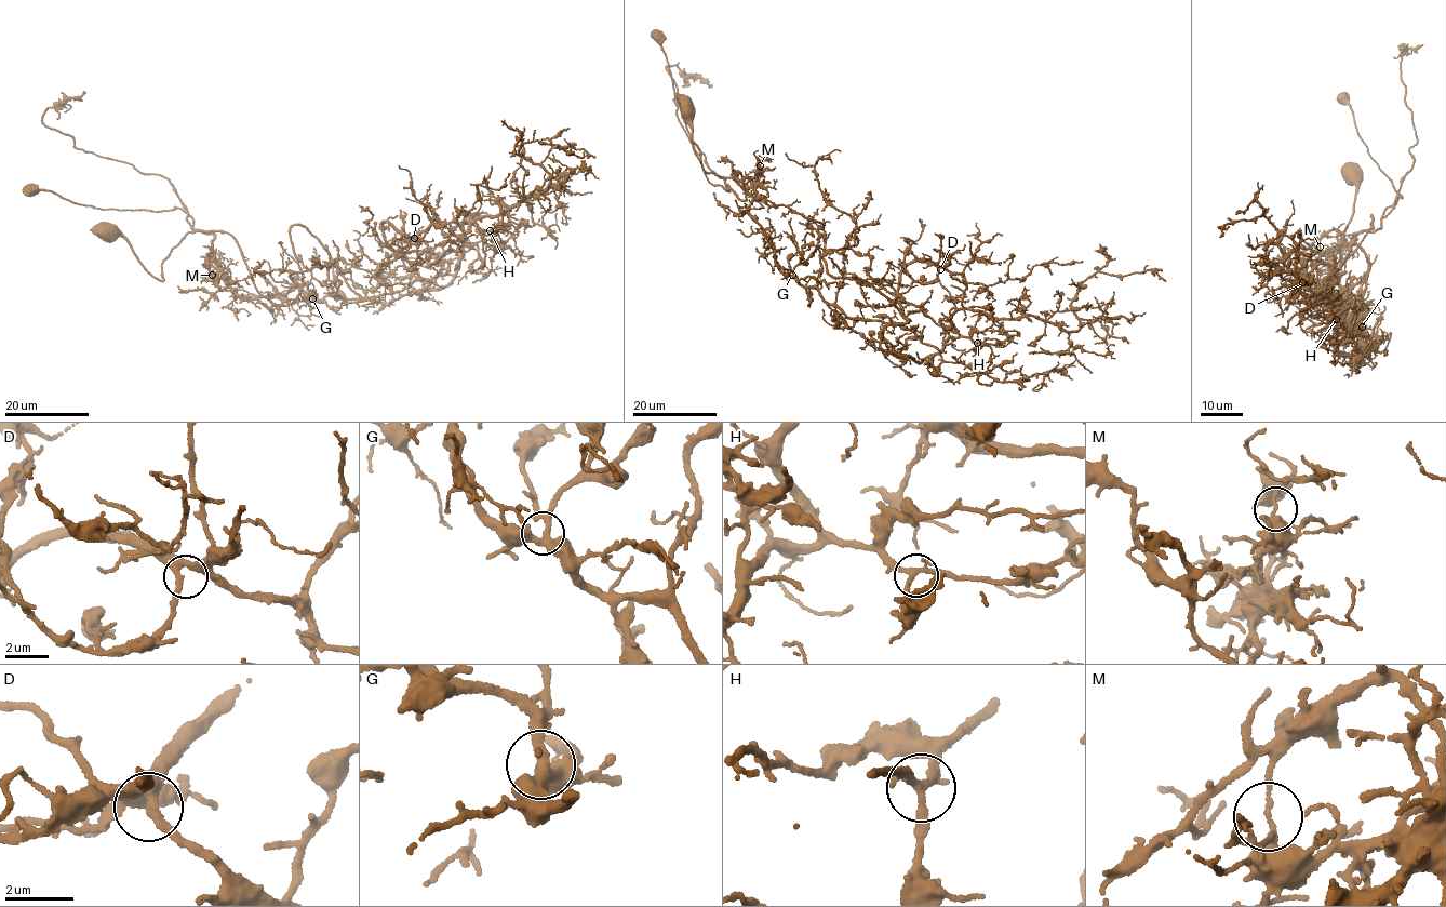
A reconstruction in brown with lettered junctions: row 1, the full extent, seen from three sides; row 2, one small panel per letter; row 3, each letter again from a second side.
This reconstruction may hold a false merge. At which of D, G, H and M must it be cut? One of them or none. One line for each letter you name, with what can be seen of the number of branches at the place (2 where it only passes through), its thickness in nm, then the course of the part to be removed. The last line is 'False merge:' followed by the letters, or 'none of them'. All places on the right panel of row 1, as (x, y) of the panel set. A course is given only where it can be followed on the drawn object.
M: 2 branches meet; 120 nm thick; foreign part runs (1320, 245), (1338, 250), (1355, 234), (1379, 229), (1413, 167), (1409, 149), (1417, 138), (1401, 78), (1404, 45)
False merge: M

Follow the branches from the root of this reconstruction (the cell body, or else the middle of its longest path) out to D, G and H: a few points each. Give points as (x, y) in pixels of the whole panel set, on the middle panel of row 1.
D: (691, 109), (701, 168), (820, 222), (832, 277), (874, 287), (900, 309), (901, 270), (916, 259), (940, 269)
G: (691, 109), (703, 170), (820, 222), (832, 277), (874, 287), (905, 321), (845, 316), (792, 275)
H: (691, 109), (701, 168), (820, 222), (832, 277), (900, 309), (896, 293), (945, 341), (977, 343)

